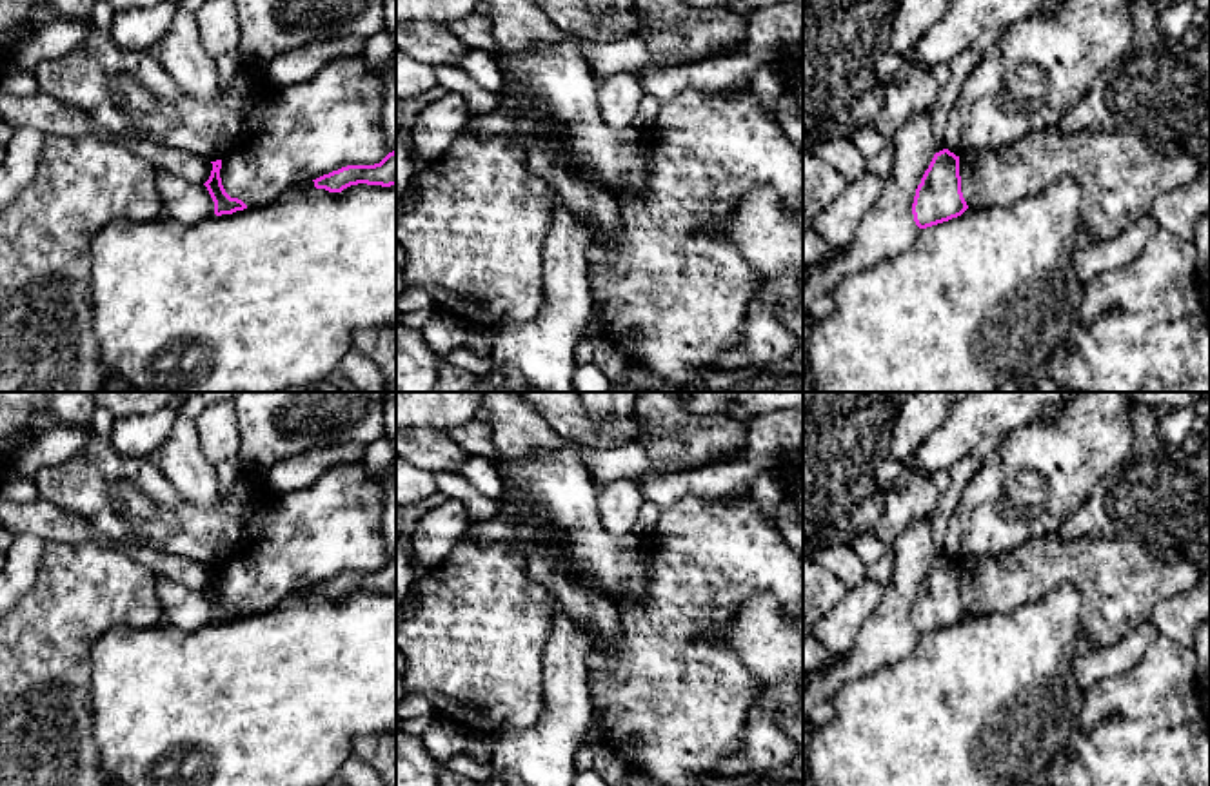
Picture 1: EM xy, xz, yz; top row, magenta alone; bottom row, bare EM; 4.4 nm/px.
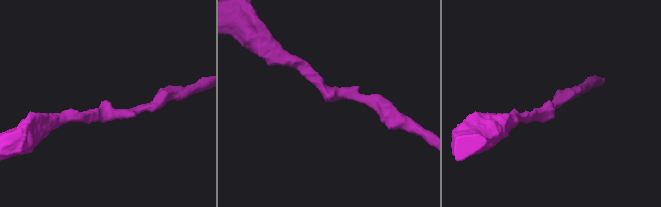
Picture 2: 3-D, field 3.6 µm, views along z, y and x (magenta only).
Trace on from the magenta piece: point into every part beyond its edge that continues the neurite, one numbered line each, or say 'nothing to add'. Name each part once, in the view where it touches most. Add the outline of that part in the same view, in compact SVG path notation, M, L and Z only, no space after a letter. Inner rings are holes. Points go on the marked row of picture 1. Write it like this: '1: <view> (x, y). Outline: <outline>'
nothing to add

